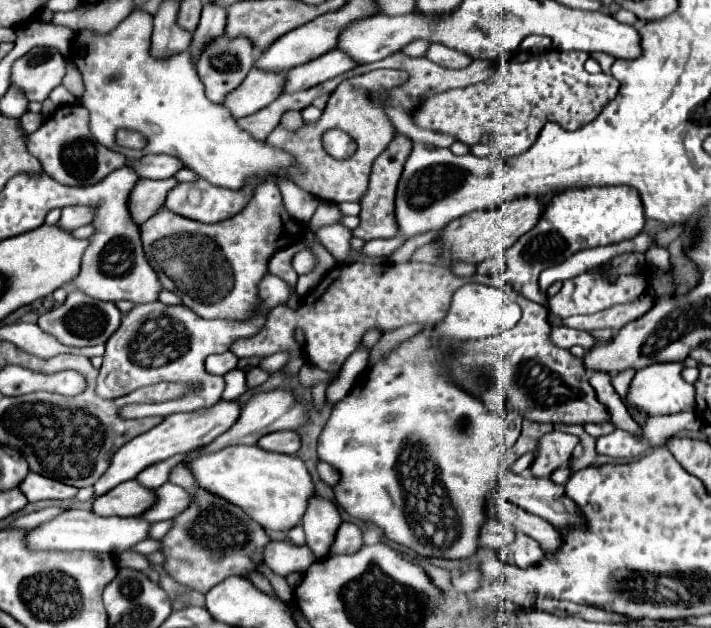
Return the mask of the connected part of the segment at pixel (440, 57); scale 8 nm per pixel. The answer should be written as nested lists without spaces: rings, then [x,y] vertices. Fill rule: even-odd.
[[[438,42],[432,44],[426,54],[428,54],[428,58],[432,62],[436,62],[436,64],[440,64],[444,68],[454,68],[454,70],[464,68],[464,66],[468,66],[472,62],[472,58],[468,54],[464,54],[460,50],[454,50],[454,48],[448,48],[444,44],[438,44]]]

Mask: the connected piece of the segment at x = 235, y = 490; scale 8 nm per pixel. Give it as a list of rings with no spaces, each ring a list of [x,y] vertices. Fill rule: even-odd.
[[[232,446],[232,448],[224,448],[220,452],[216,452],[216,454],[200,456],[192,462],[192,472],[196,476],[196,482],[202,488],[206,488],[206,490],[222,496],[224,500],[244,508],[244,512],[248,512],[248,516],[252,516],[252,520],[256,520],[262,528],[276,530],[276,532],[288,532],[290,528],[300,526],[302,516],[308,508],[308,500],[312,496],[316,496],[312,476],[308,474],[304,462],[298,456],[266,452],[258,446]]]

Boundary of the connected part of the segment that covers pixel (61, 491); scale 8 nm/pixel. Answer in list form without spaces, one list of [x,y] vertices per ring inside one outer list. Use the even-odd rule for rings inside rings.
[[[30,472],[24,482],[20,484],[20,490],[24,492],[24,496],[28,498],[28,502],[38,502],[38,500],[68,500],[76,496],[76,488],[56,482],[52,478],[40,476]]]

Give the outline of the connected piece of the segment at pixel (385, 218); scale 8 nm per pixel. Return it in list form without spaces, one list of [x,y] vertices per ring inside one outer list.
[[[400,132],[394,134],[392,142],[388,144],[388,148],[374,160],[372,164],[372,172],[370,172],[370,184],[366,194],[360,198],[360,226],[352,230],[352,234],[356,238],[362,236],[378,236],[378,238],[394,238],[396,232],[396,222],[394,222],[394,194],[396,194],[396,186],[402,174],[402,166],[406,162],[406,158],[412,152],[412,140]]]

